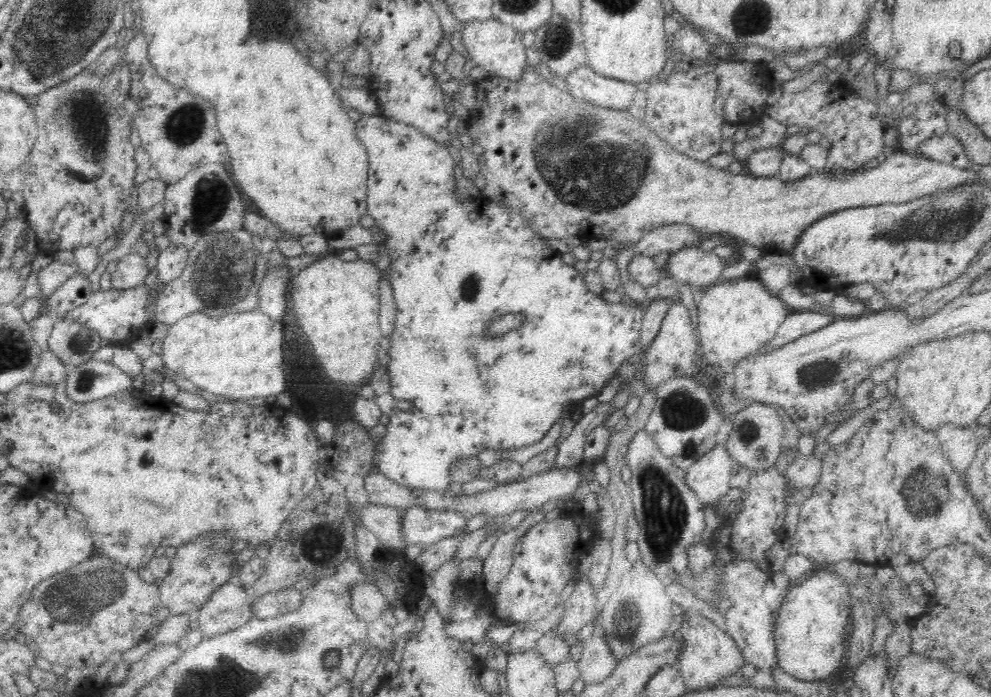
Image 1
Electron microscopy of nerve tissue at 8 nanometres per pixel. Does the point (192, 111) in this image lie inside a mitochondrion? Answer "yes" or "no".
yes

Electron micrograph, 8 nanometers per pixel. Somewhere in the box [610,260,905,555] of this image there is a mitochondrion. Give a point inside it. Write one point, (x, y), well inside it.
(679, 410)

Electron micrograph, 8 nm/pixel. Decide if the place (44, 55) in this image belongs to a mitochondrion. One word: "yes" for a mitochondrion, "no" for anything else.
yes

